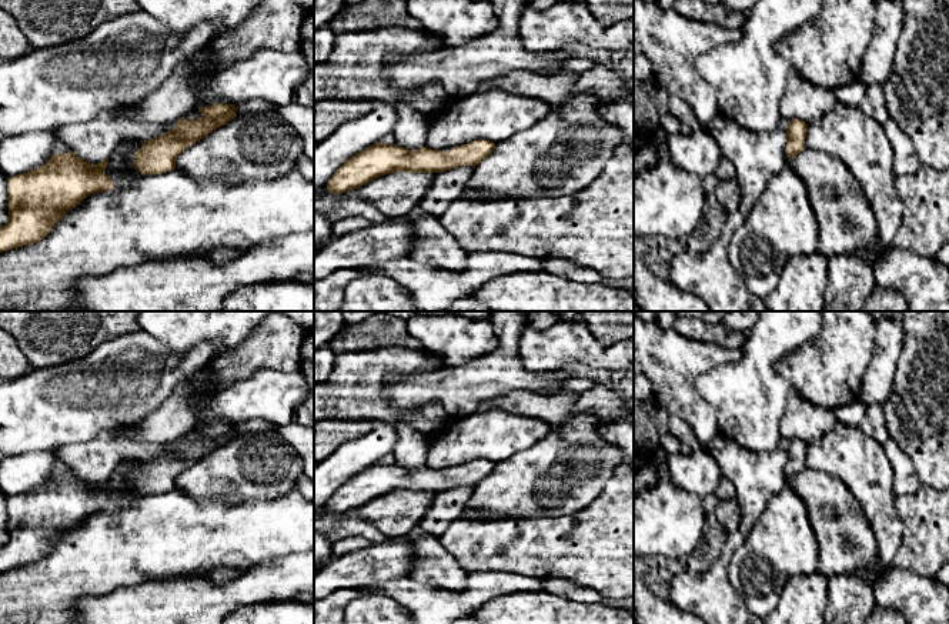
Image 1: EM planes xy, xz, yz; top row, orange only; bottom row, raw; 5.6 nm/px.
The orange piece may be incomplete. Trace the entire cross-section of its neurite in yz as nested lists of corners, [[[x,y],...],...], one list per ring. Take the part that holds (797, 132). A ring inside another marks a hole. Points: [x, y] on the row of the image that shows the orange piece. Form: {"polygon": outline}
{"polygon": [[[801,119],[791,120],[791,124],[786,130],[788,133],[788,144],[786,144],[786,158],[795,157],[802,150],[806,149],[805,137],[806,137],[808,124]]]}

